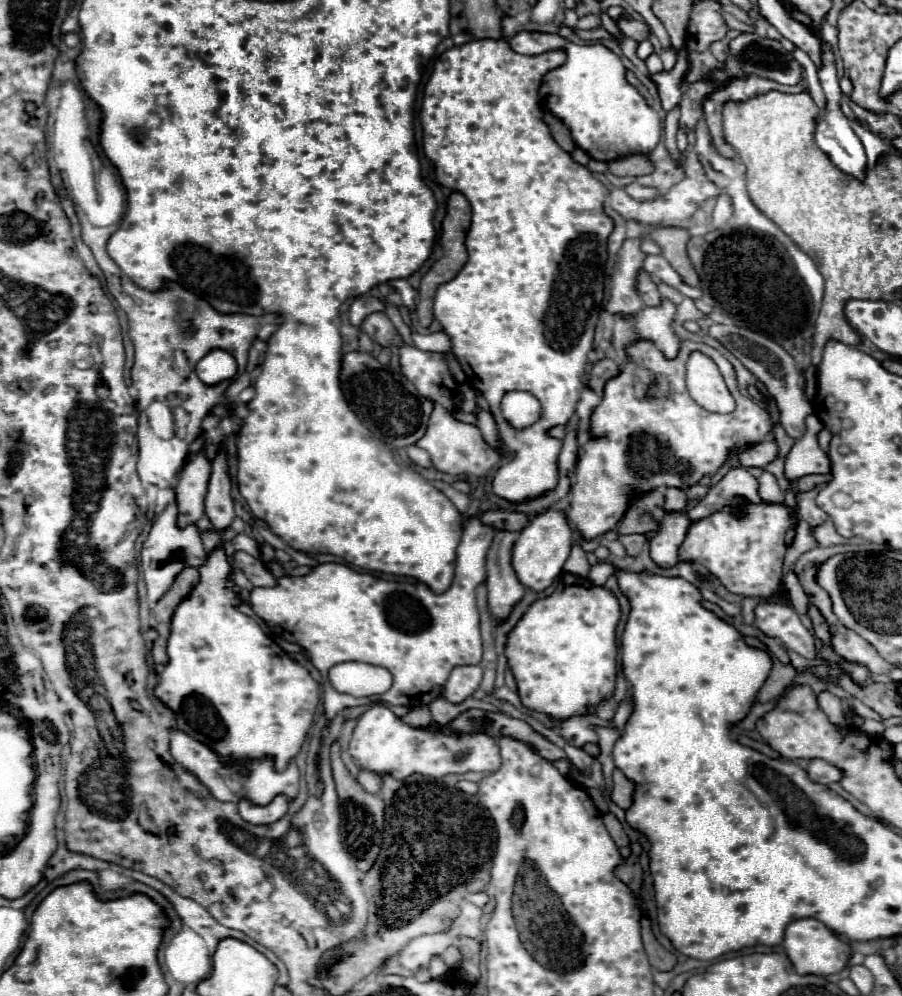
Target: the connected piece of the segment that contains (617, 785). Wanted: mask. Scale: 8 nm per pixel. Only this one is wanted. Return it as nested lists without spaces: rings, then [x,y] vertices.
[[[614,770],[612,802],[618,804],[622,810],[626,810],[632,804],[632,790],[634,790],[634,784],[630,780],[626,780],[626,776],[620,770]]]

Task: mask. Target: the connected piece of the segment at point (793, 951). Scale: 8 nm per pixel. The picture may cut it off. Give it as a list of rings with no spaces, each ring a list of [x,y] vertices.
[[[800,918],[800,920],[790,922],[786,928],[786,936],[784,936],[784,950],[786,950],[792,966],[796,968],[796,972],[802,972],[802,974],[814,972],[820,976],[838,974],[852,956],[850,946],[846,942],[842,942],[834,932],[830,932],[816,918]]]

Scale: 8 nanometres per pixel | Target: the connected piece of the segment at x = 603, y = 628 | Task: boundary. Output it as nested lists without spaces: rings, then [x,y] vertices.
[[[564,574],[550,596],[530,604],[526,614],[510,630],[504,646],[508,668],[516,678],[522,704],[556,720],[588,714],[592,708],[612,698],[616,686],[616,624],[620,620],[620,604],[606,588],[582,586],[580,582],[584,582],[580,576]]]

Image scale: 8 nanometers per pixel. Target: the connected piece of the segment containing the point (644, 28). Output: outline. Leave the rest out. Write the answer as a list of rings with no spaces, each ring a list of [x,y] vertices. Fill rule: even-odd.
[[[620,18],[618,26],[620,26],[624,38],[634,38],[636,42],[642,42],[650,34],[648,24],[642,22],[642,20],[624,20],[624,18]]]

